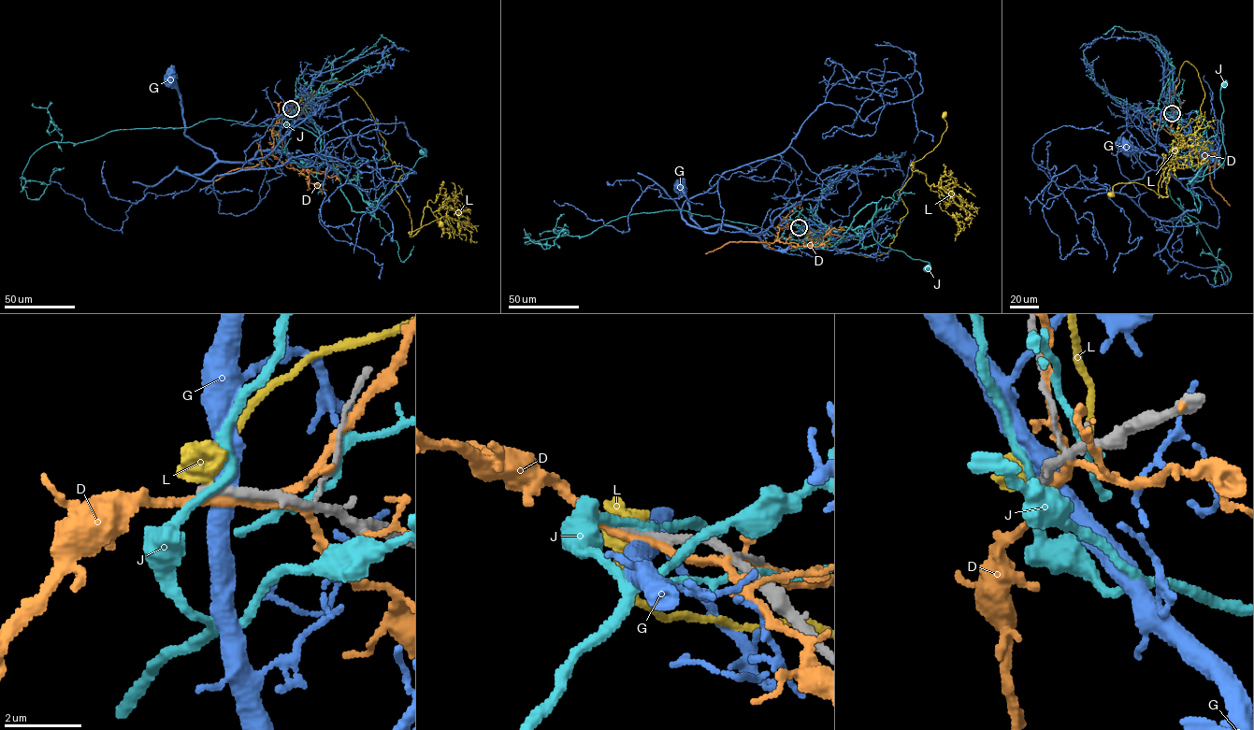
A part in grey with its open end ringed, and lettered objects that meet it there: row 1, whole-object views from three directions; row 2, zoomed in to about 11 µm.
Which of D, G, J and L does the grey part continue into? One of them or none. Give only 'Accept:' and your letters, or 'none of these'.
Accept: none of these

